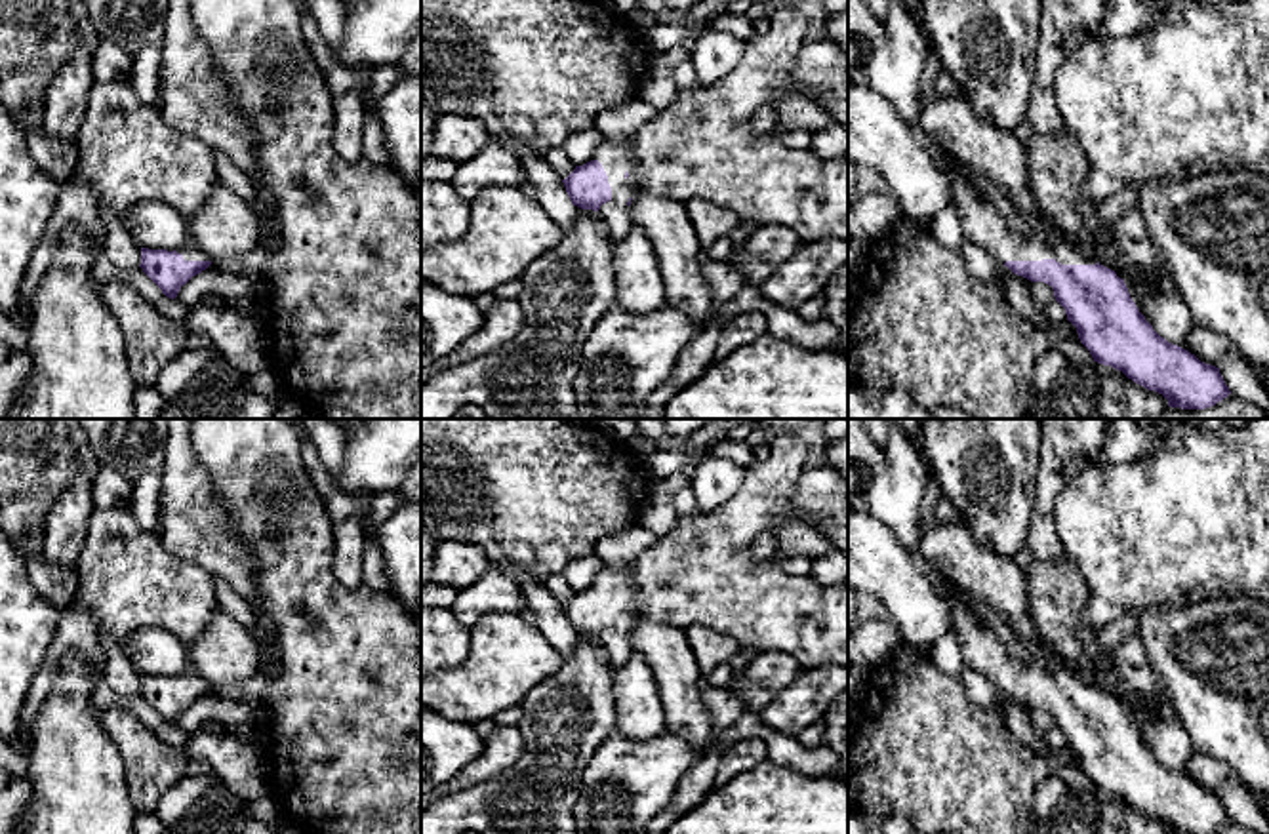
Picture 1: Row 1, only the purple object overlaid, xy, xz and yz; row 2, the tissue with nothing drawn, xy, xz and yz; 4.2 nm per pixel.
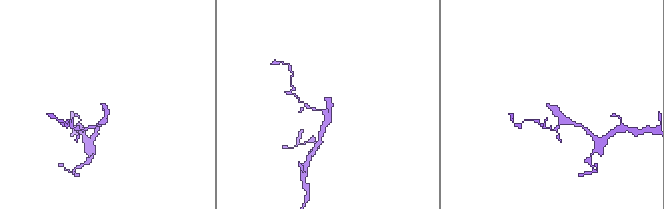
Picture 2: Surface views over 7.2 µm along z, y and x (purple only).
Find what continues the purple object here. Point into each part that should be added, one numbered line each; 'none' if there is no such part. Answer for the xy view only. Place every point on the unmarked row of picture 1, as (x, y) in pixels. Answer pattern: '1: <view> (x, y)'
1: xy (189, 676)

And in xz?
1: xz (616, 585)

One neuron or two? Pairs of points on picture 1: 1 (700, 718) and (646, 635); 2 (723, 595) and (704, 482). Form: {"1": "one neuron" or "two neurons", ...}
{"1": "one neuron", "2": "two neurons"}

